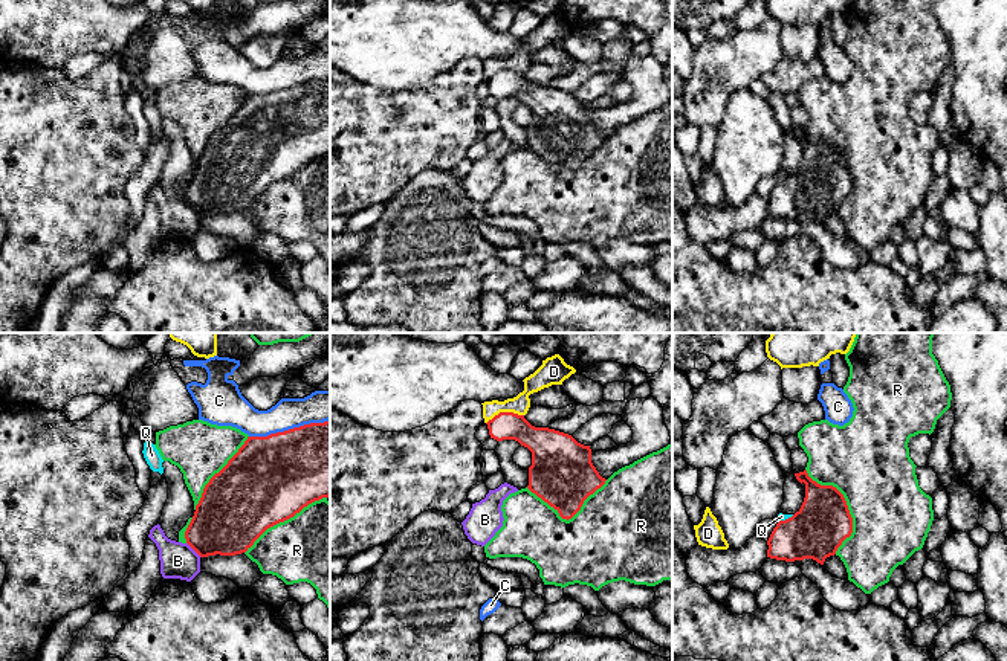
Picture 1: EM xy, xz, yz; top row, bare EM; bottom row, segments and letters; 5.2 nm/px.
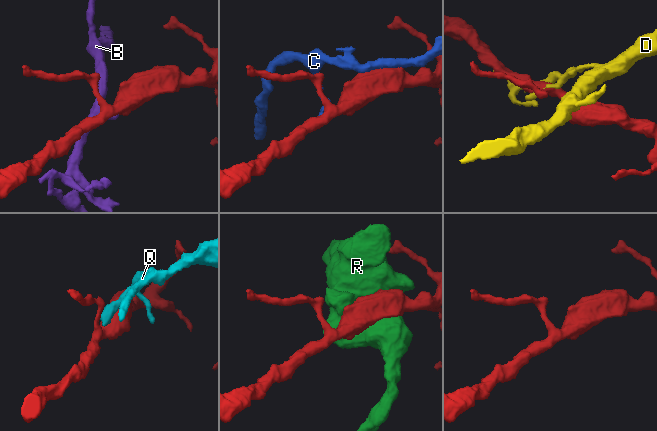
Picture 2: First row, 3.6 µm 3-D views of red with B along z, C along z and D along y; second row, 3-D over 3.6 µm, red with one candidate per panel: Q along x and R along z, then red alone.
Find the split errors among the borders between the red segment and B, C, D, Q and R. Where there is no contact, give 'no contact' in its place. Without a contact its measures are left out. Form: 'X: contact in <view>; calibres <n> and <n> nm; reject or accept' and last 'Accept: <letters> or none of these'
B: contact in xy; calibres 360 and 190 nm; reject
C: contact in xy; calibres 440 and 170 nm; reject
D: contact in xz; calibres 160 and 100 nm; reject
Q: contact in yz; calibres 280 and 40 nm; reject
R: contact in yz; calibres 280 and 420 nm; reject
Accept: none of these

